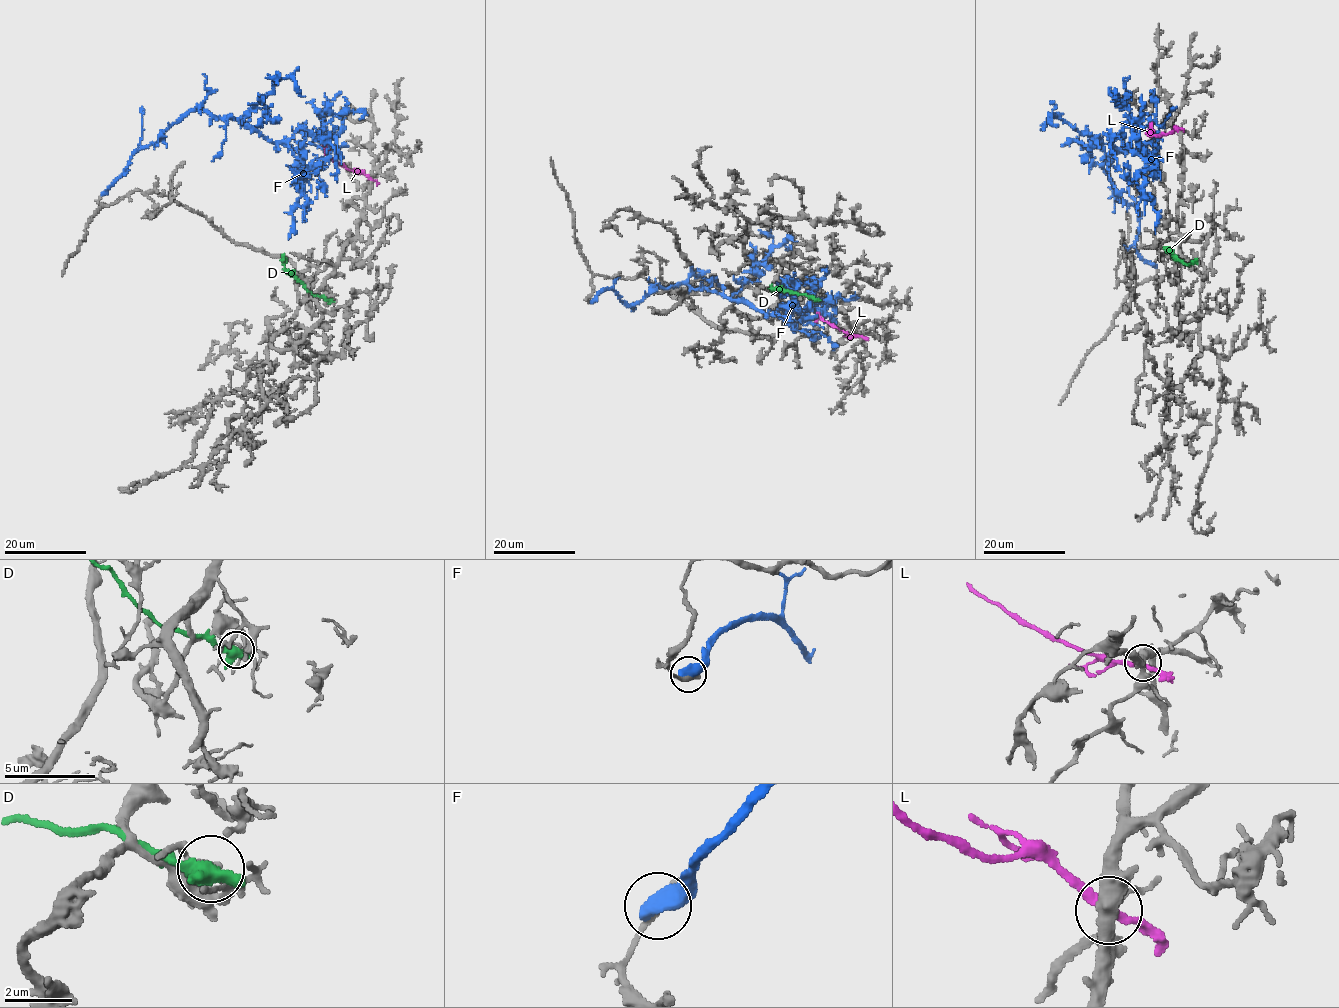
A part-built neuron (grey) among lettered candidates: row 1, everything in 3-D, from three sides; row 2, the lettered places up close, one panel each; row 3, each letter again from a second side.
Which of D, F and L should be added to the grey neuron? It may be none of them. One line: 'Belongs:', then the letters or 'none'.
Belongs: none

